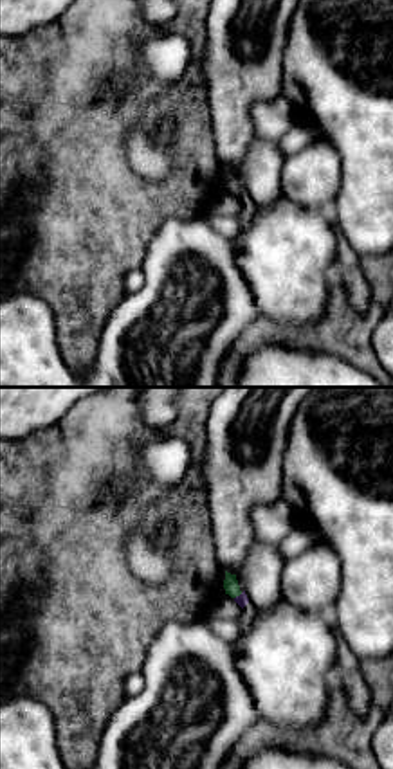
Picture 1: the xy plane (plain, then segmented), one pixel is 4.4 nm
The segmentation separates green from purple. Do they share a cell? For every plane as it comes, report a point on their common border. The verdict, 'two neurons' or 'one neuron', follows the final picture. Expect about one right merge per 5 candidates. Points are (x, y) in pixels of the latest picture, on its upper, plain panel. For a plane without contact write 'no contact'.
(238, 191)

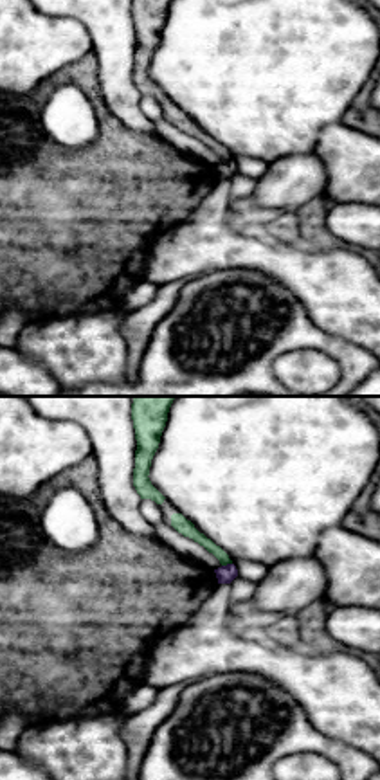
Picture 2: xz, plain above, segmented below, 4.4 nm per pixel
(226, 161)

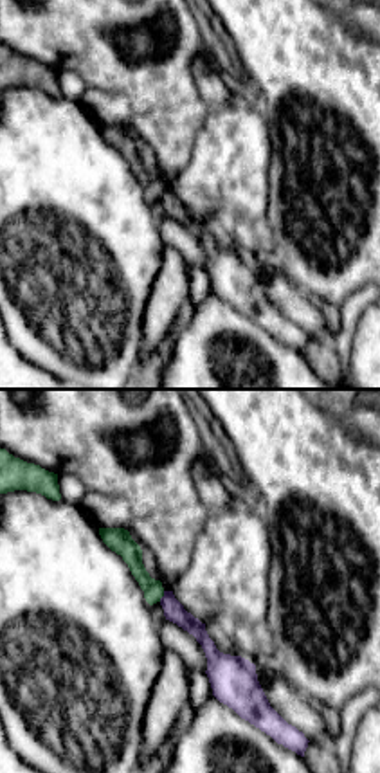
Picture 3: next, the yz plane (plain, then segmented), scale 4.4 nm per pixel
(162, 191)

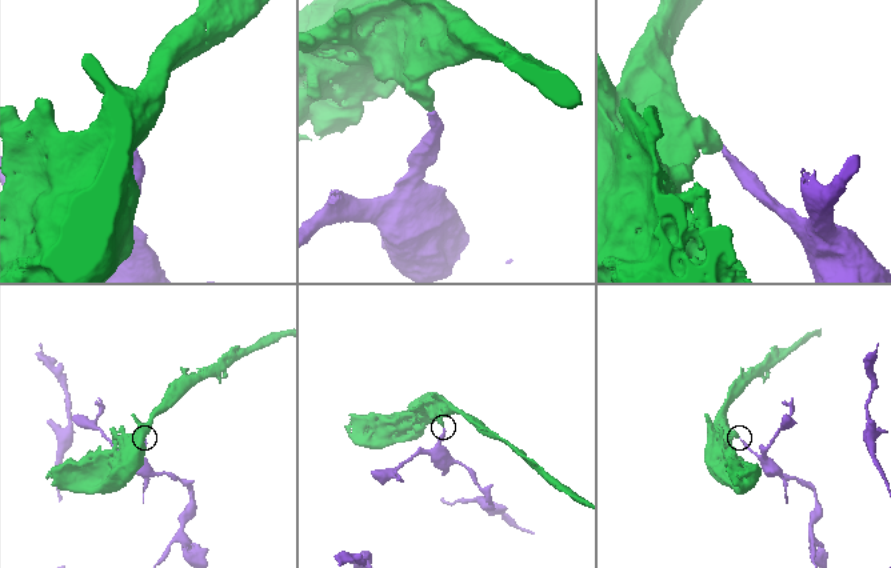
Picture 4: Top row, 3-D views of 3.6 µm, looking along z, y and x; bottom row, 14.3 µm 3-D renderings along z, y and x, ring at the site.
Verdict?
two neurons

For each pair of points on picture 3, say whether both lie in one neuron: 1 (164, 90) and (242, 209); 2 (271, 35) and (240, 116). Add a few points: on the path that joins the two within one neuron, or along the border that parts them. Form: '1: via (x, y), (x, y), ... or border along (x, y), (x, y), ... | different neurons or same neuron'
1: border along (209, 110), (193, 141), (191, 157), (177, 175) | different neurons
2: border along (258, 105), (271, 145) | different neurons

